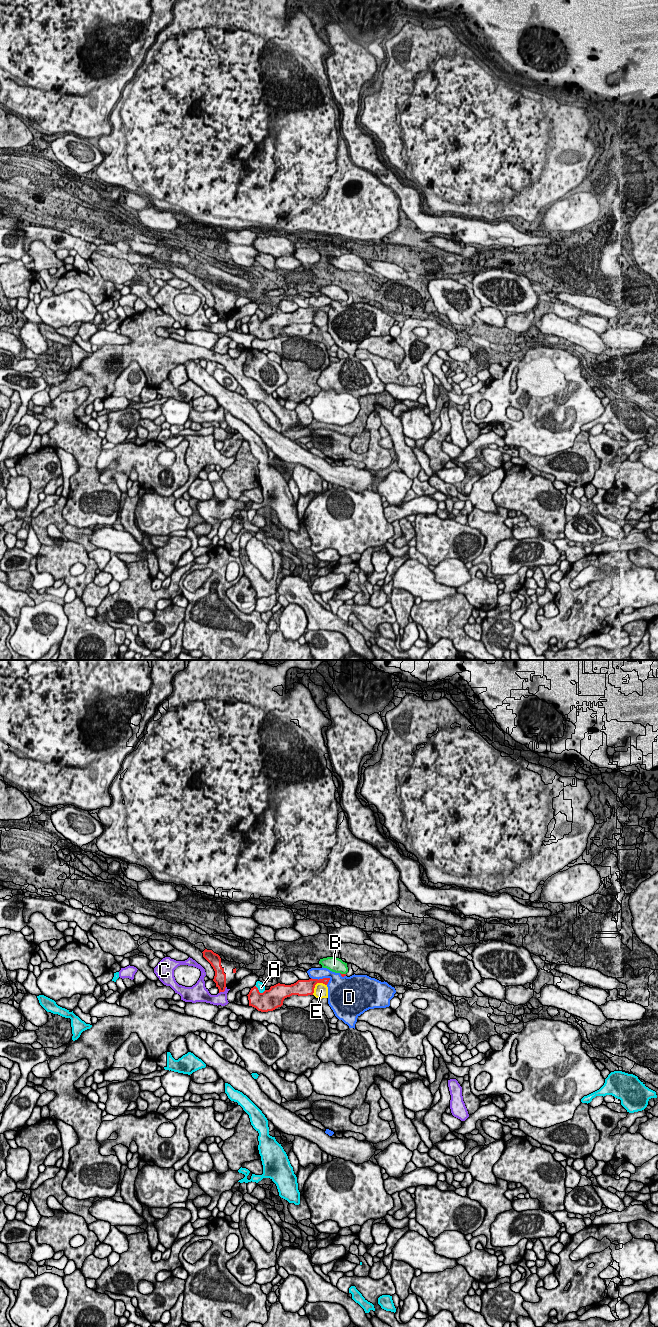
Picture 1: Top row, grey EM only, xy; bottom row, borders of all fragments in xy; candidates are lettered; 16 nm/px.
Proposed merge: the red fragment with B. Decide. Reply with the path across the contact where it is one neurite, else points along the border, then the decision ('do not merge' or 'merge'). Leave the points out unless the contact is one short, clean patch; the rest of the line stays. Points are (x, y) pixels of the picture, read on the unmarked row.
border along xy (340, 300), (345, 302); do not merge

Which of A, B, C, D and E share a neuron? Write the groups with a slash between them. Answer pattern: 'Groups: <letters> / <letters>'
Groups: A / B / C / D / E

